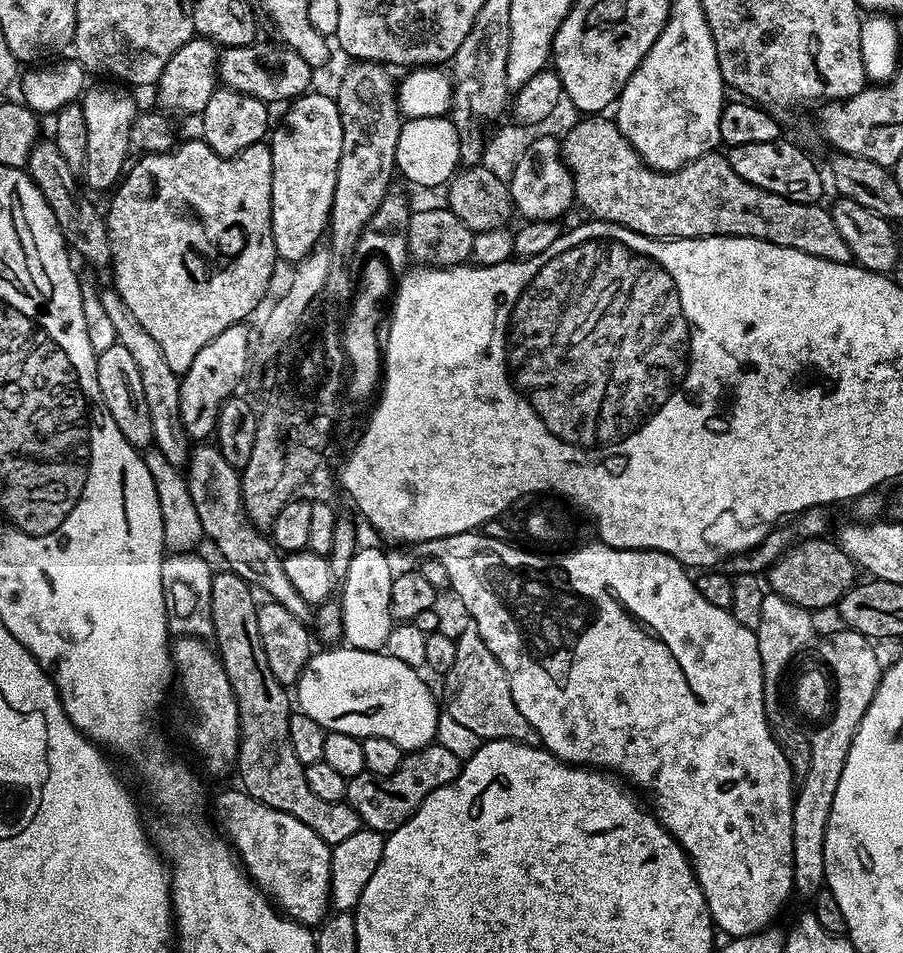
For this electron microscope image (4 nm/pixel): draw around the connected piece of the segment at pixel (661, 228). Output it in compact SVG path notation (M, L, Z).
M604 114L585 115L569 133L562 137L562 155L564 157L564 165L570 170L572 181L574 182L574 190L576 191L575 203L579 207L581 204L588 211L587 215L589 217L597 220L609 220L612 224L629 228L643 236L653 236L655 240L696 240L699 236L749 236L755 240L765 240L778 246L802 250L802 254L810 254L814 258L826 258L830 262L838 262L839 264L853 263L850 246L846 246L846 242L842 239L842 234L838 234L838 226L834 226L834 218L827 207L824 208L820 204L790 202L778 194L770 194L770 190L762 190L758 186L738 178L738 174L734 174L734 170L730 166L727 155L721 154L719 151L707 152L705 156L692 160L686 166L678 169L677 172L658 172L655 168L648 167L644 159L634 150L634 146L630 146L630 142L622 134L622 130L618 130L615 119L608 117L607 120L606 117L607 115Z

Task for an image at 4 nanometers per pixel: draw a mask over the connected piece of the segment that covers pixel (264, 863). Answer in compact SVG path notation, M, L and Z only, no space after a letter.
M236 788L217 798L216 820L244 871L289 920L309 926L323 924L332 898L332 845L318 838L306 822L298 822L298 818L282 814L282 810L274 810Z

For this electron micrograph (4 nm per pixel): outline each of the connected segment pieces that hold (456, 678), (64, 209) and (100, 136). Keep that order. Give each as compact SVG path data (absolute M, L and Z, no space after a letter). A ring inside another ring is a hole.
M468 622L455 637L457 654L454 666L443 677L444 700L448 703L446 712L451 718L466 726L472 733L486 740L517 740L523 744L540 744L540 735L518 714L518 706L514 706L514 698L510 694L510 682L494 654L482 642L476 625Z
M41 138L30 150L30 158L26 165L26 171L32 181L42 190L42 198L54 210L54 218L64 235L64 243L77 257L81 256L88 264L96 268L107 269L112 262L110 254L110 238L108 237L108 225L103 211L100 212L80 193L81 181L77 173L62 158L58 146L51 138Z
M114 82L98 83L83 93L80 102L86 119L86 158L82 178L87 187L89 185L94 190L109 191L119 183L127 165L126 158L131 147L129 130L138 107L127 87Z

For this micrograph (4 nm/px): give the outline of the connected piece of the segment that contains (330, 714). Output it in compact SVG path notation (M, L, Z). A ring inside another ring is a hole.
M336 646L313 653L295 685L294 696L299 711L314 719L326 732L350 734L356 739L380 737L395 742L406 754L424 749L436 739L440 708L422 675L385 652Z

